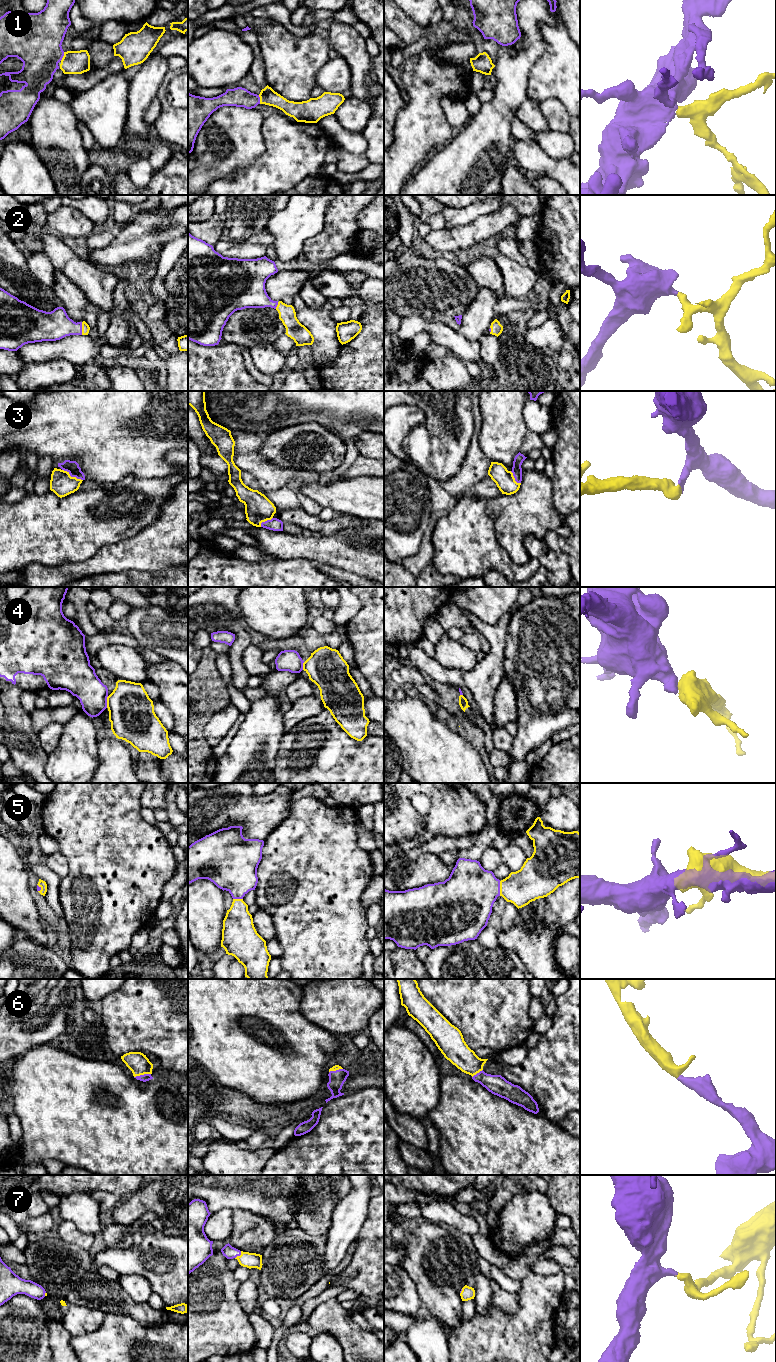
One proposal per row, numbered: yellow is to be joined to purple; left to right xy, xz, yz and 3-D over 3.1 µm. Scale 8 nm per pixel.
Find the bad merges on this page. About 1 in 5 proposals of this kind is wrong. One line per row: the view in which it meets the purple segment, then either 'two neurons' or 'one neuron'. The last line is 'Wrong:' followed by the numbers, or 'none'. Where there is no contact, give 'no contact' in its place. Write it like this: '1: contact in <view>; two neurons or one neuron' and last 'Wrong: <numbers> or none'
1: contact in xy; one neuron
2: contact in xy; one neuron
3: contact in xy; one neuron
4: contact in xy; two neurons
5: contact in yz; one neuron
6: contact in xy; one neuron
7: contact in xz; one neuron
Wrong: 4

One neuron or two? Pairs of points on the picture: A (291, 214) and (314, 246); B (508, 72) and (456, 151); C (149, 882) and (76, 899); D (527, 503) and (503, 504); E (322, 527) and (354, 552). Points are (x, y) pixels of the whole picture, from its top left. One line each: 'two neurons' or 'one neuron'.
A: two neurons
B: one neuron
C: one neuron
D: one neuron
E: two neurons

